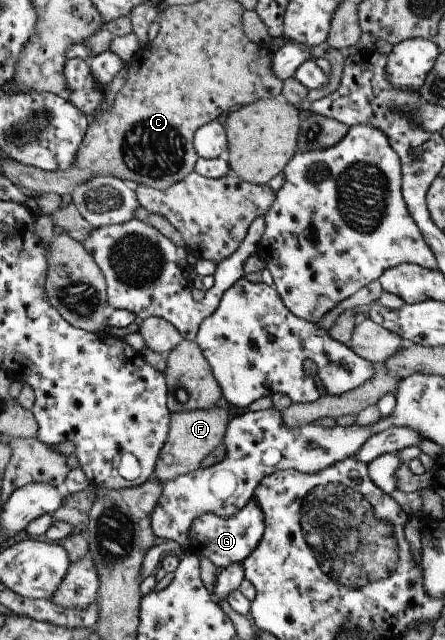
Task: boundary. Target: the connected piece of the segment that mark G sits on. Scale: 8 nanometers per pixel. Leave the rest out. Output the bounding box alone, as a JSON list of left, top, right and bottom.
[183,498,264,568]

